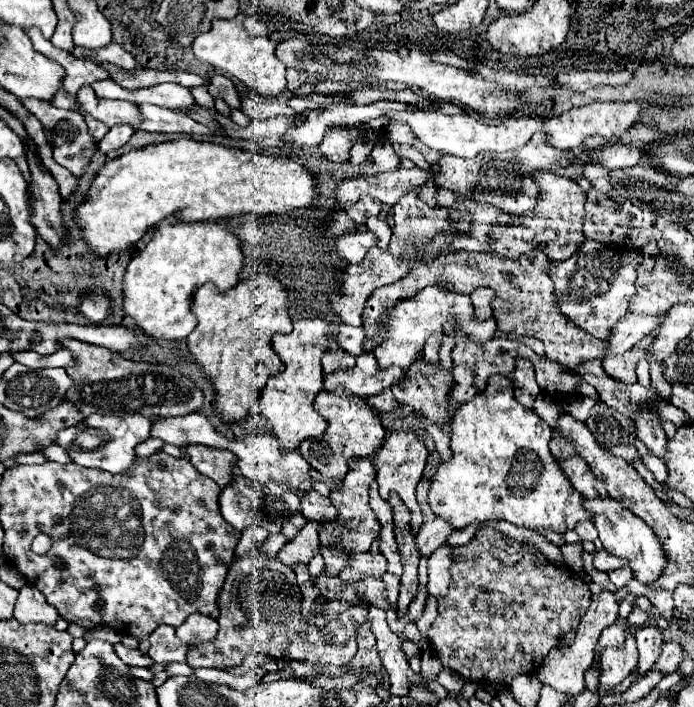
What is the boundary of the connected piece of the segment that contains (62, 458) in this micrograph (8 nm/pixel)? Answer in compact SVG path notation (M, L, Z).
M48 445L48 447L42 451L42 455L44 455L48 461L58 461L58 463L68 463L68 461L70 461L66 449L60 449L58 445Z

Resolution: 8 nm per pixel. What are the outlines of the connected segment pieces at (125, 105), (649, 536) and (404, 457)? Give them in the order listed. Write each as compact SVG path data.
M86 85L78 91L76 103L90 117L94 117L96 121L102 121L108 127L126 123L126 125L132 125L134 129L138 129L138 125L142 121L142 115L140 115L136 105L132 105L128 101L114 101L114 99L100 99L98 101L96 93L90 85Z
M612 497L586 501L584 509L590 509L594 513L592 521L596 525L598 539L602 541L604 549L616 557L628 559L630 569L634 571L634 577L638 581L642 581L644 585L650 585L652 579L660 577L660 573L664 571L664 565L666 565L666 557L664 557L658 537L652 533L652 529L648 525L644 525L644 521L640 517L636 517L632 511L624 509L624 505L620 505L620 501L616 501Z
M400 431L400 433L392 433L382 443L380 451L372 459L372 463L376 467L376 481L380 485L380 497L384 501L388 501L390 499L390 493L398 493L400 495L400 499L404 501L404 505L412 513L412 519L410 519L412 533L418 533L418 529L422 525L422 511L420 511L420 505L416 501L416 485L422 479L426 457L428 457L428 449L418 441L418 437L414 437L412 433Z

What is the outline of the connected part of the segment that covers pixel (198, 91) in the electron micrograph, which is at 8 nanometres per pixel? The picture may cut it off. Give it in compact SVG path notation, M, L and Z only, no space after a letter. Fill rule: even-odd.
M196 87L196 89L190 89L190 93L192 93L192 97L196 99L198 105L208 107L208 109L214 107L214 97L208 93L208 87Z

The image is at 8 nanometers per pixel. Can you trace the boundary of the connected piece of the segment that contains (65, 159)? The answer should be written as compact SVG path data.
M22 99L22 105L32 115L36 115L36 119L44 125L44 133L46 133L50 145L54 147L54 159L56 159L56 163L64 165L76 177L80 177L82 169L90 163L90 157L92 157L92 153L96 149L96 145L92 143L92 137L88 135L88 128L84 117L76 111L56 109L48 101L40 101L40 99Z

